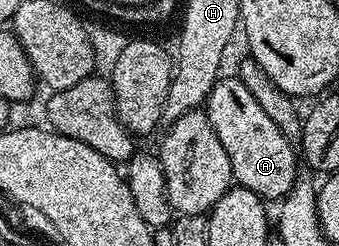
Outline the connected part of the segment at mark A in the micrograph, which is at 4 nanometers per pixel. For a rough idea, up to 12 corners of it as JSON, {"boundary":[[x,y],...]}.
{"boundary":[[237,77],[204,110],[237,186],[282,199],[296,149]]}

